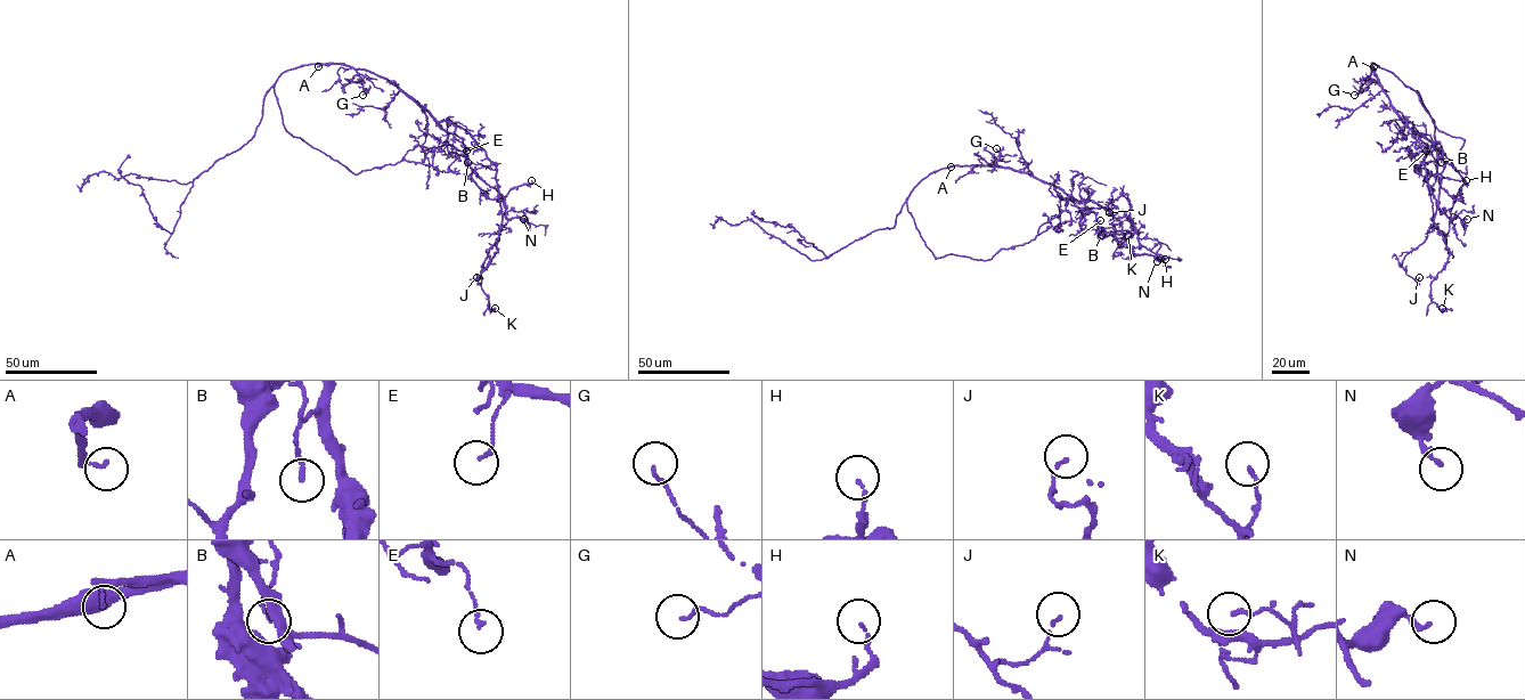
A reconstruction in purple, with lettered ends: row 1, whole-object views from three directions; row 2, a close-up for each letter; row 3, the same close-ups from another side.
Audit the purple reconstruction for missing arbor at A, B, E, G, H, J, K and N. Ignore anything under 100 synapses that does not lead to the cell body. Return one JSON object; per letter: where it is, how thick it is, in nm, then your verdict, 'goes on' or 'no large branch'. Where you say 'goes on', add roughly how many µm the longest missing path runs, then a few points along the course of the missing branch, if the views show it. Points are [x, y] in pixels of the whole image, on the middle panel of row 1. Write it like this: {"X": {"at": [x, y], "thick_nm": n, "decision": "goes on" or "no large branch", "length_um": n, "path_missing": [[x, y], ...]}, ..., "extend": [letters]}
{"A": {"at": [951, 167], "thick_nm": 200, "decision": "goes on", "length_um": 50, "path_missing": [[951, 167], [932, 164], [927, 159], [915, 121]]}, "B": {"at": [1101, 235], "thick_nm": 120, "decision": "no large branch"}, "E": {"at": [1100, 220], "thick_nm": 120, "decision": "no large branch"}, "G": {"at": [996, 148], "thick_nm": 110, "decision": "no large branch"}, "H": {"at": [1165, 259], "thick_nm": 120, "decision": "no large branch"}, "J": {"at": [1109, 212], "thick_nm": 100, "decision": "no large branch"}, "K": {"at": [1127, 235], "thick_nm": 120, "decision": "no large branch"}, "N": {"at": [1157, 261], "thick_nm": 180, "decision": "no large branch"}, "extend": ["A"]}

